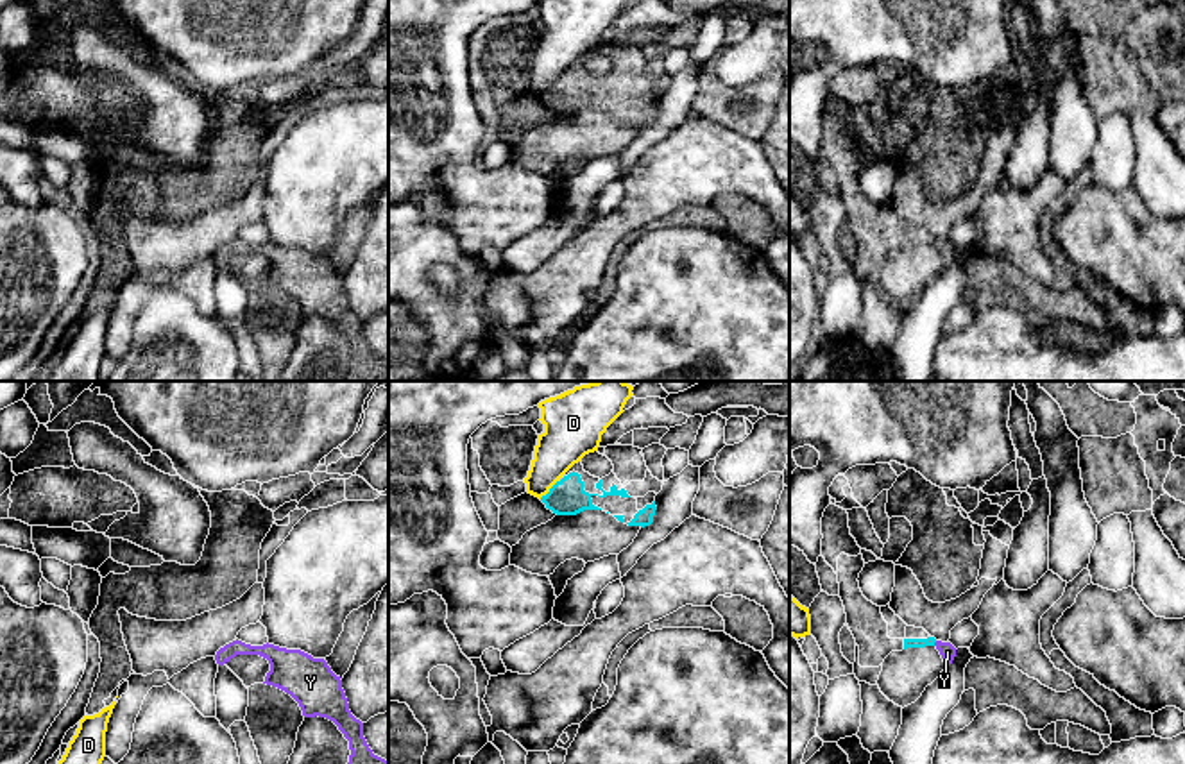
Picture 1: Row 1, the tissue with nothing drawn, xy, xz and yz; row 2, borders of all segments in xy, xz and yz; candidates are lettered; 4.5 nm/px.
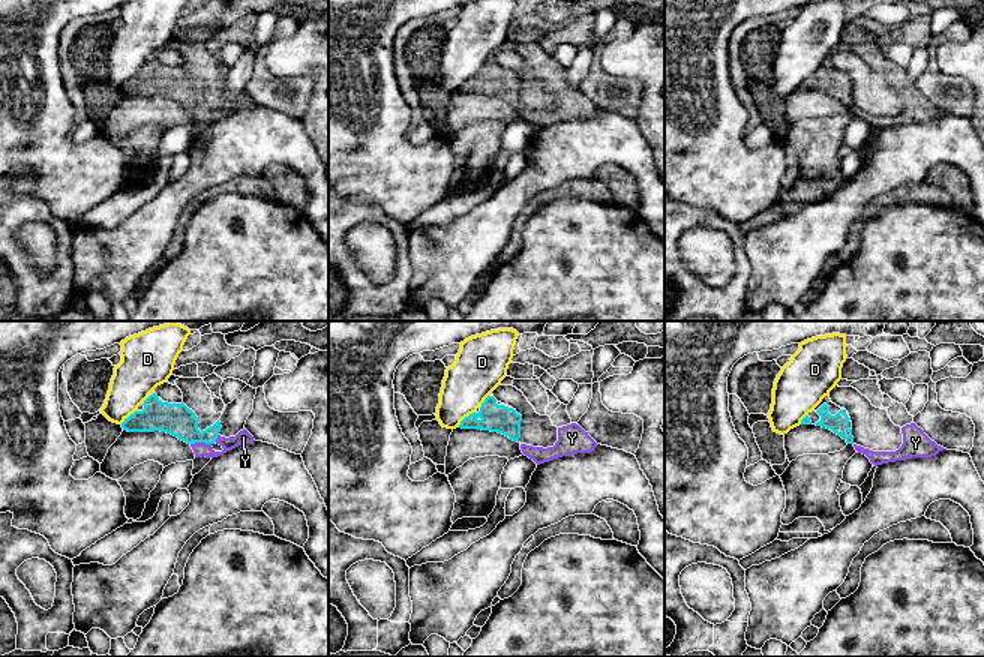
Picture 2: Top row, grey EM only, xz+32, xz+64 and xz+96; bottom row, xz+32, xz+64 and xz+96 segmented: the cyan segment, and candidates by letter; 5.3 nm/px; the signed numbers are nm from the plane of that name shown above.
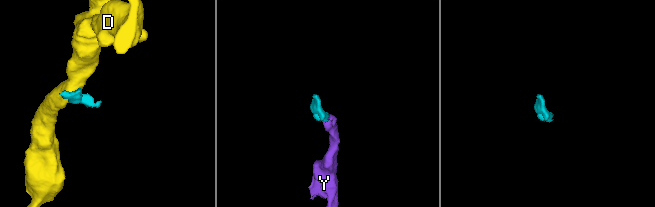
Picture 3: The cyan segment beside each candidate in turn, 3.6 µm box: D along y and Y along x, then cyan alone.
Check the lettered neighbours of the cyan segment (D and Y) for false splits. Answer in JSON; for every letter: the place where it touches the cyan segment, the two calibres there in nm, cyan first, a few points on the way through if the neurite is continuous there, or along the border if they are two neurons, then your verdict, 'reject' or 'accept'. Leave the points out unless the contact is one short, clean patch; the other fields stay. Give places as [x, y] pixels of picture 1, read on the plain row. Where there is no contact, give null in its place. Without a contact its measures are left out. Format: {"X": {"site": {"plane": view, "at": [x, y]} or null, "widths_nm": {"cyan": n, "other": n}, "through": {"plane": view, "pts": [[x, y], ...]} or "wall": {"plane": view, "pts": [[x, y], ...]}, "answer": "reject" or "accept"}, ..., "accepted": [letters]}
{"D": {"site": {"plane": "xz", "at": [550, 88]}, "widths_nm": {"cyan": 160, "other": 220}, "wall": {"plane": "xz", "pts": [[561, 79], [539, 97]]}, "answer": "reject"}, "Y": {"site": {"plane": "yz", "at": [935, 240]}, "widths_nm": {"cyan": 50, "other": 70}, "through": {"plane": "yz", "pts": [[908, 242], [935, 240], [947, 251]]}, "answer": "accept"}, "accepted": ["Y"]}

